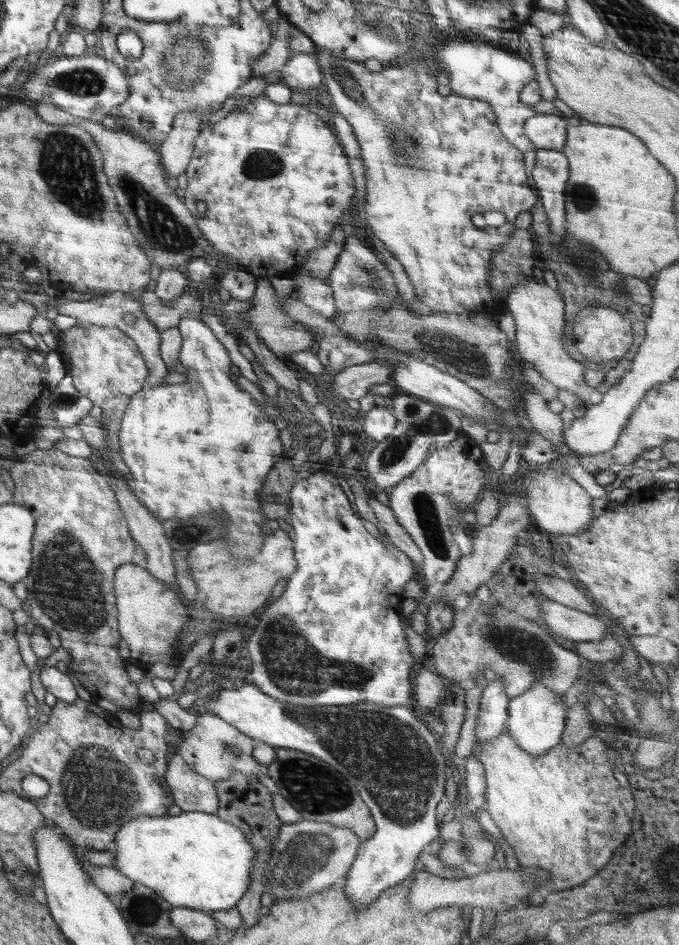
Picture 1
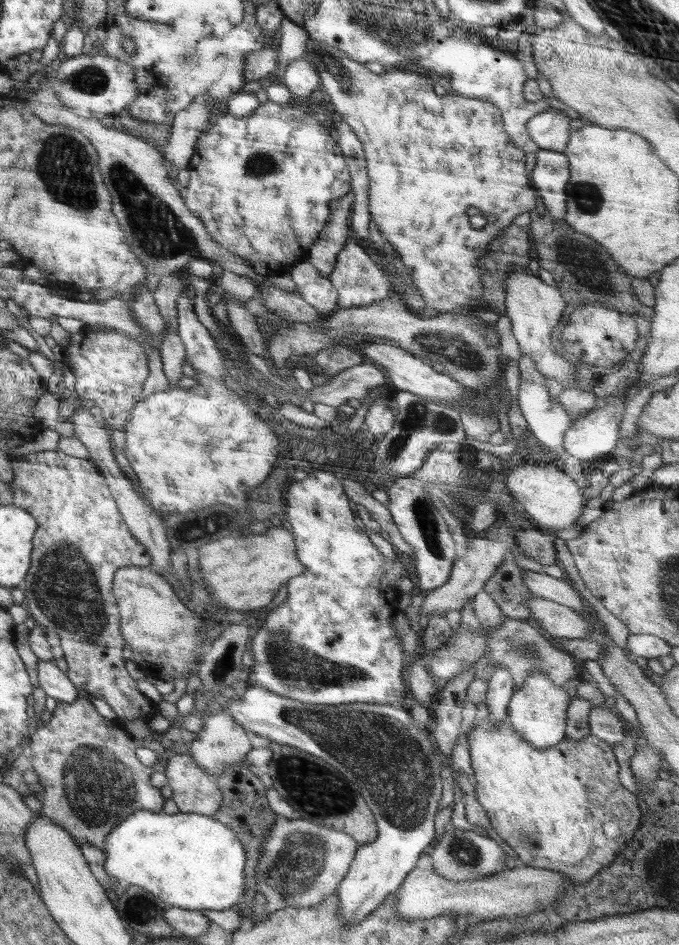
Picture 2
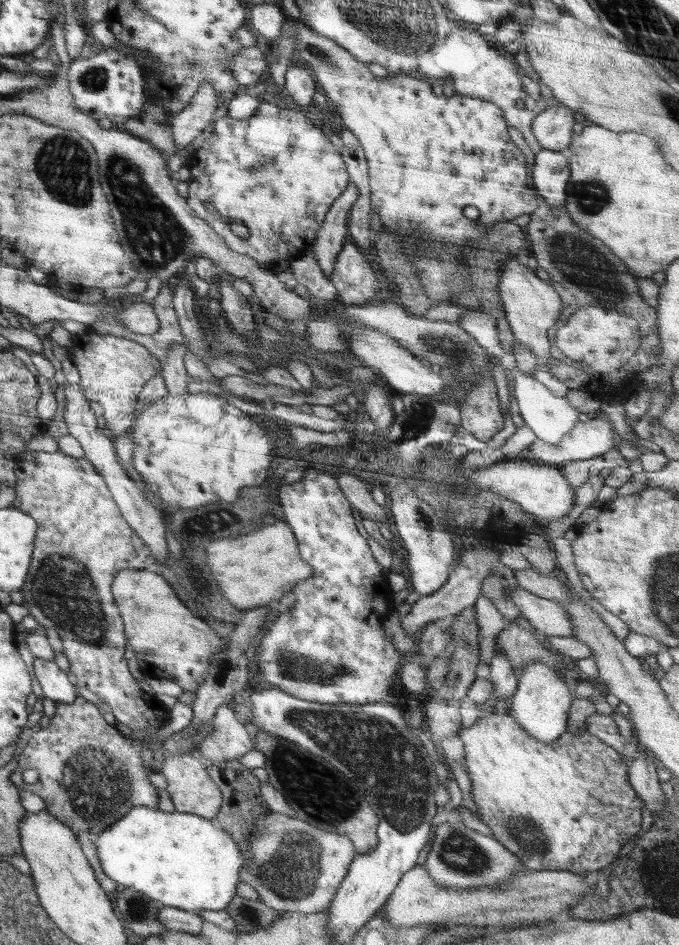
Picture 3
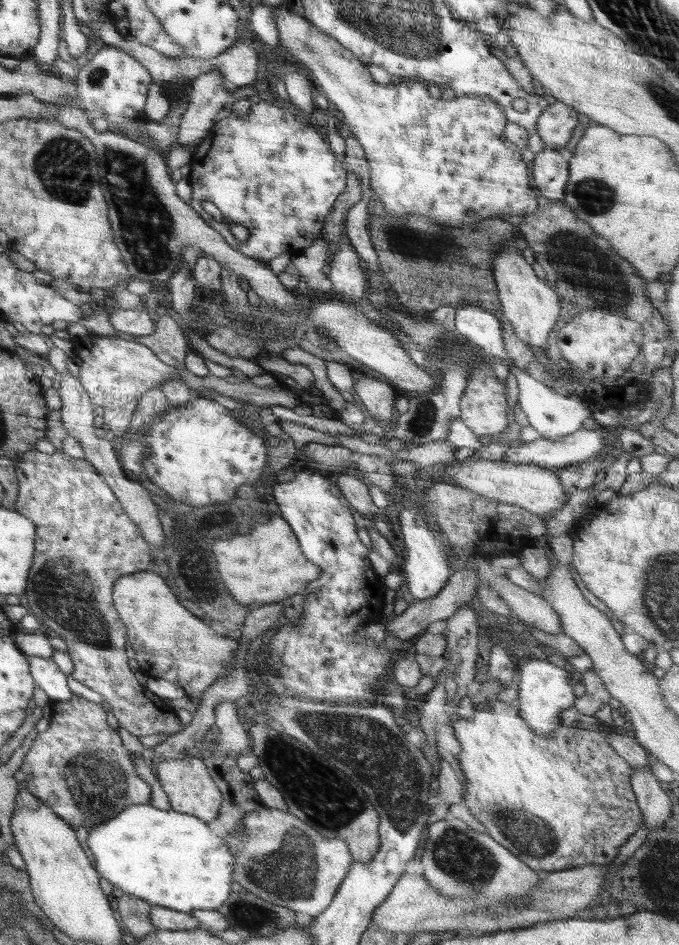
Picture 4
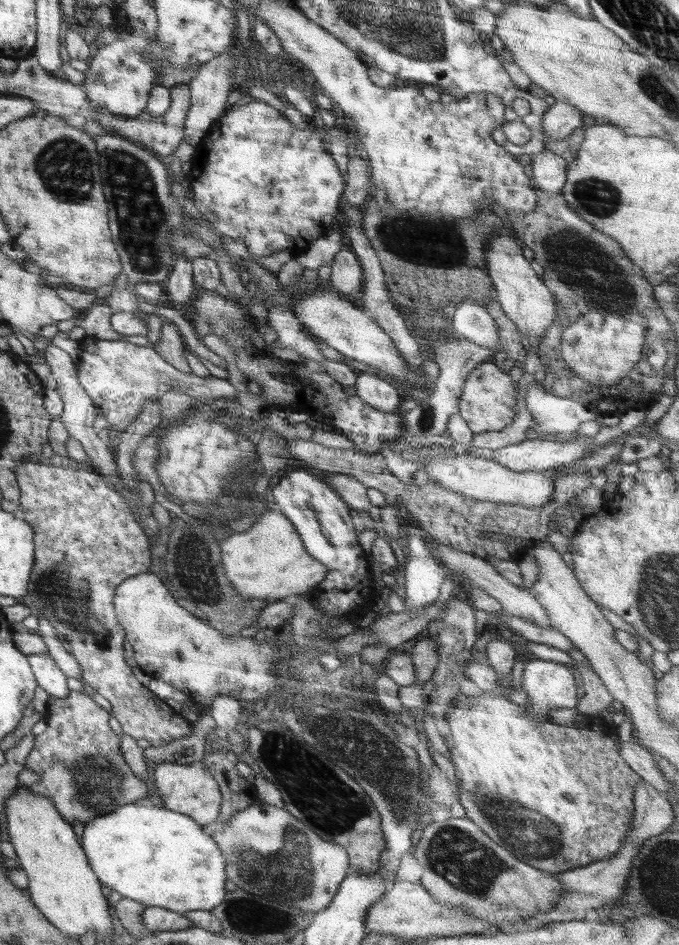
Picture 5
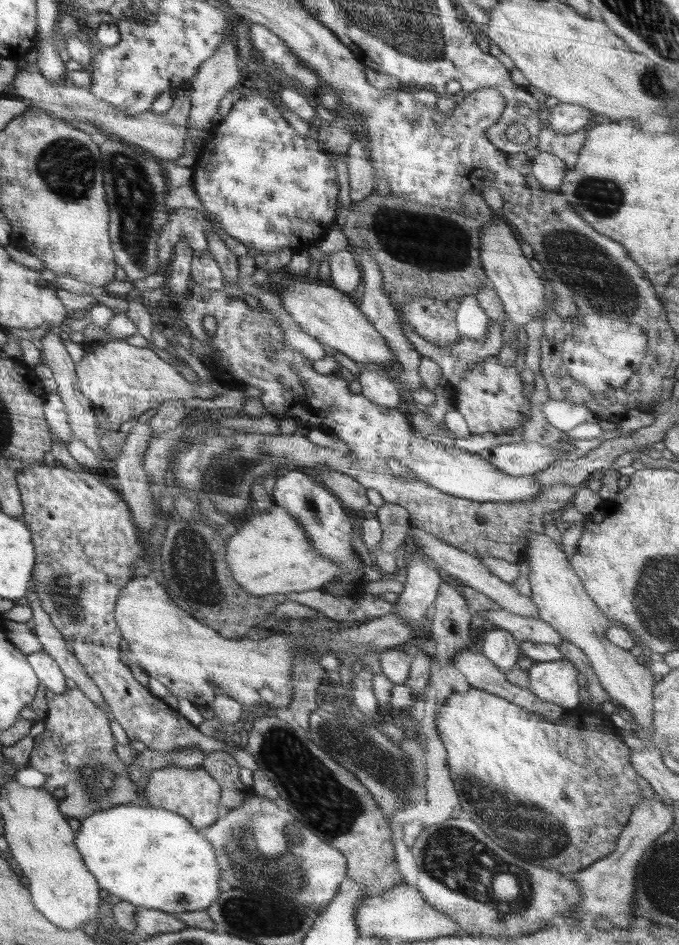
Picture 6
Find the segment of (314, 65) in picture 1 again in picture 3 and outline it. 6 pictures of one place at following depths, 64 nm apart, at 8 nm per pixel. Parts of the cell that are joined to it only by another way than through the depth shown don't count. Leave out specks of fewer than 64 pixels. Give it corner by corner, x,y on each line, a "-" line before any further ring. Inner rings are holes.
290,65
285,74
284,86
296,104
299,104
306,112
310,110
313,112
312,97
319,89
309,67

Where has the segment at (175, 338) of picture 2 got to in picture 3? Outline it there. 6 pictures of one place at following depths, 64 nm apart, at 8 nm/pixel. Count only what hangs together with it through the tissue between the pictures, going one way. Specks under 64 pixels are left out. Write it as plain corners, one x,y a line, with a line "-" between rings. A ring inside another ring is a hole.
175,344
168,352
167,358
162,361
160,373
170,396
184,396
188,393
187,383
190,376
186,373
183,361
186,349
186,345

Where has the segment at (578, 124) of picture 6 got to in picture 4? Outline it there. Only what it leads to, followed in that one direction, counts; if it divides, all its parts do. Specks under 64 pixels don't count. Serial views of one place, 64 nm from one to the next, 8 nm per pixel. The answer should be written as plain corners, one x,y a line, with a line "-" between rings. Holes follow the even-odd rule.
556,100
540,114
536,122
536,130
546,147
558,150
570,140
579,124
577,111
570,107

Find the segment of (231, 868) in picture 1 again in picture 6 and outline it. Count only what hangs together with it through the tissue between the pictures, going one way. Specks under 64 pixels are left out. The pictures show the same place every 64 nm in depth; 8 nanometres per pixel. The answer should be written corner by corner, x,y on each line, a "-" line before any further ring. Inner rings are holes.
132,802
125,805
116,805
108,810
101,810
80,823
77,834
76,847
78,852
84,857
85,864
90,872
97,877
97,883
101,884
102,890
107,890
112,900
127,900
136,906
144,906
146,909
156,909
168,912
170,914
180,912
194,912
195,910
205,909
210,906
214,900
221,895
218,888
220,878
220,867
216,862
212,845
206,840
206,837
199,833
183,816
177,812
172,812
164,808
154,808
141,802

